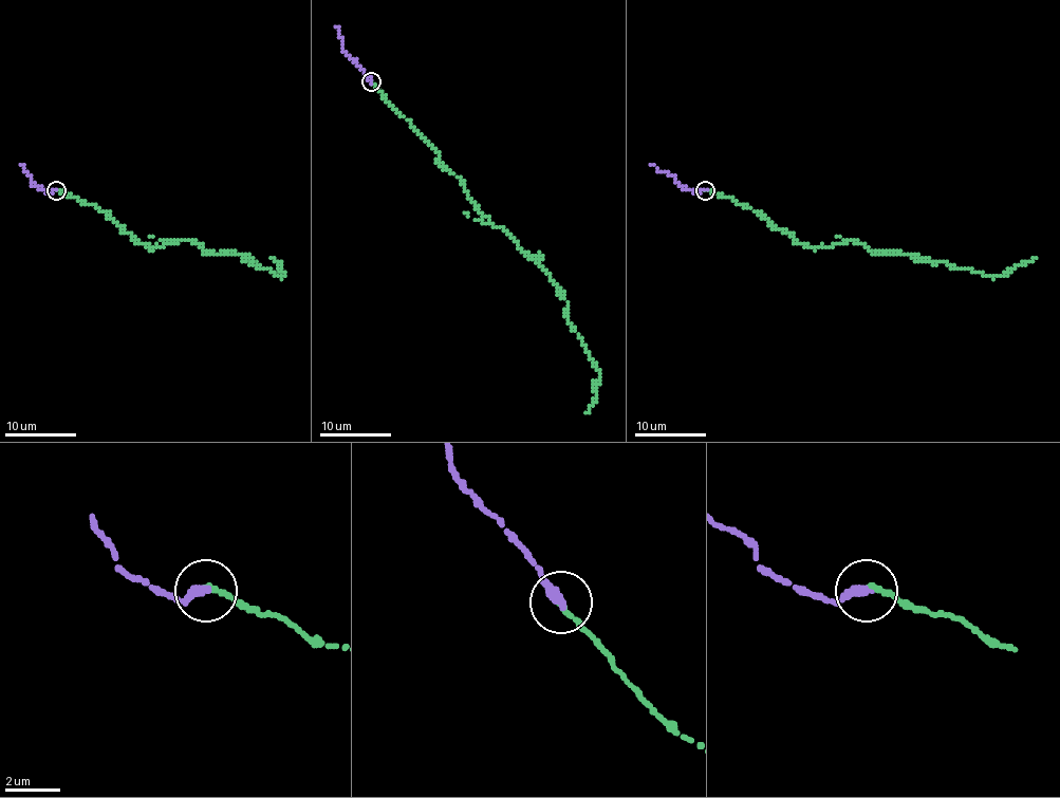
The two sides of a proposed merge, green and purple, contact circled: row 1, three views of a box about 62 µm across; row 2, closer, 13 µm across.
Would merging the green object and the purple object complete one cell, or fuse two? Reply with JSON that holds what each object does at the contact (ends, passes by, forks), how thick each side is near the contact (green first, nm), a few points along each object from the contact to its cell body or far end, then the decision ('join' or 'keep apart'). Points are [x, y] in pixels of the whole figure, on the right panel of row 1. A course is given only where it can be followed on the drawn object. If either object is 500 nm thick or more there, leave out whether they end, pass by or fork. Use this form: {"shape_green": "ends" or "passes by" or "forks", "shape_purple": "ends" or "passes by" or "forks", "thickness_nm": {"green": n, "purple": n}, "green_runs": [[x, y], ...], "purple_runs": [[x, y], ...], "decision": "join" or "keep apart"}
{"shape_green": "ends", "shape_purple": "ends", "thickness_nm": {"green": 200, "purple": 400}, "green_runs": [[705, 189], [758, 211], [812, 247], [855, 239], [874, 253], [899, 252], [985, 276], [1006, 275], [1037, 257]], "purple_runs": [[705, 190], [692, 192], [683, 189], [671, 174], [651, 164]], "decision": "join"}

